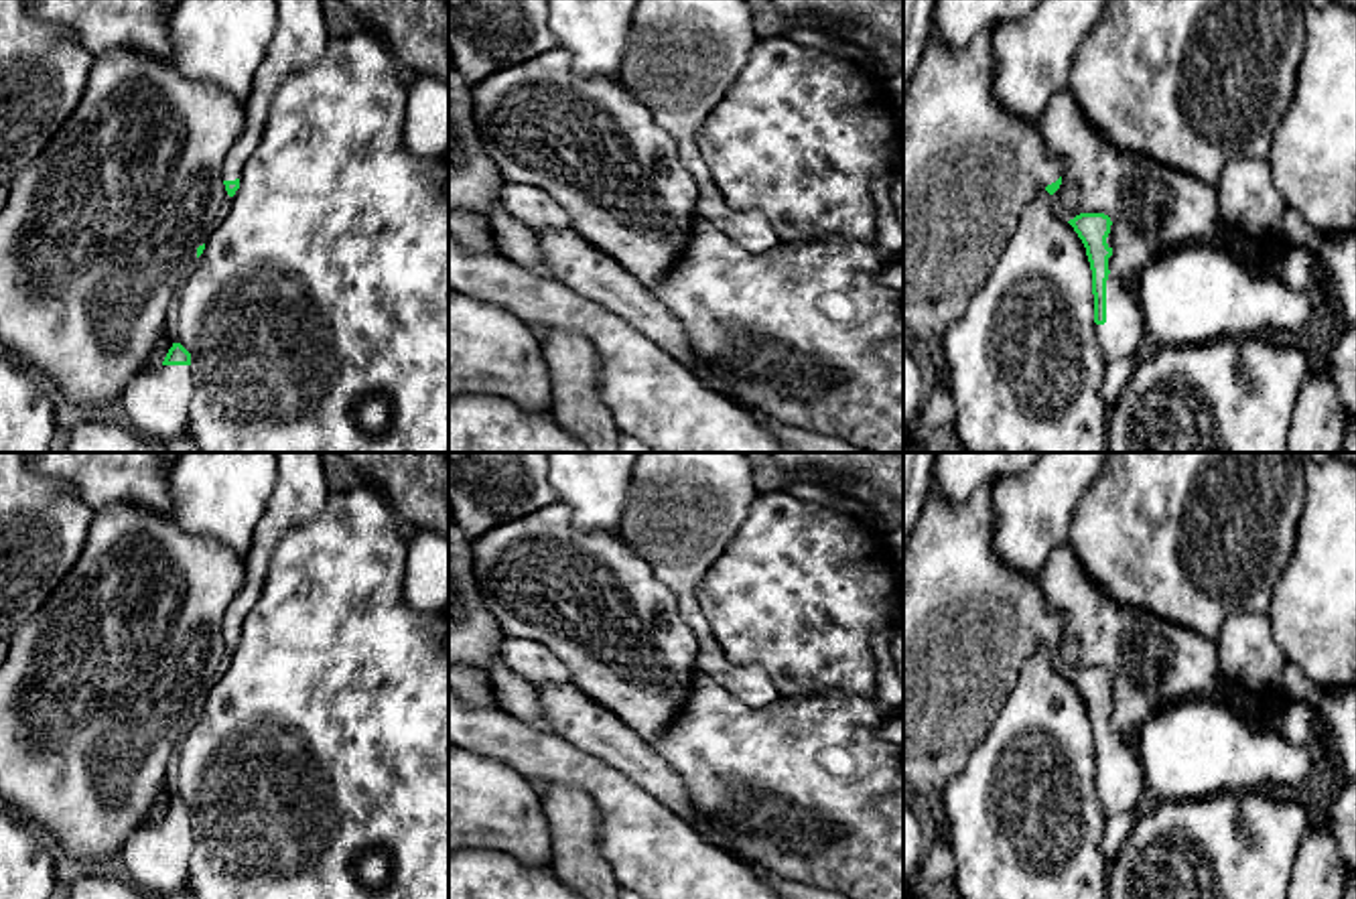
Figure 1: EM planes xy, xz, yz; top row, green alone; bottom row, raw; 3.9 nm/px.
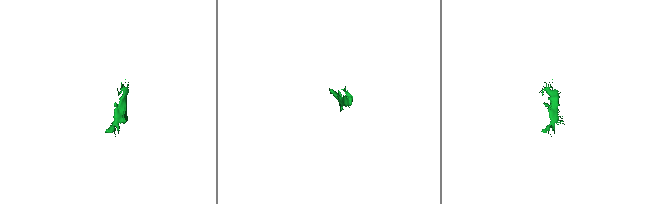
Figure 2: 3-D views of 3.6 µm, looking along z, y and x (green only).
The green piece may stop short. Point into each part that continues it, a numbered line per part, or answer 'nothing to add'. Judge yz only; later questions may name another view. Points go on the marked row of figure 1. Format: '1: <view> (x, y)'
1: yz (1123, 331)

